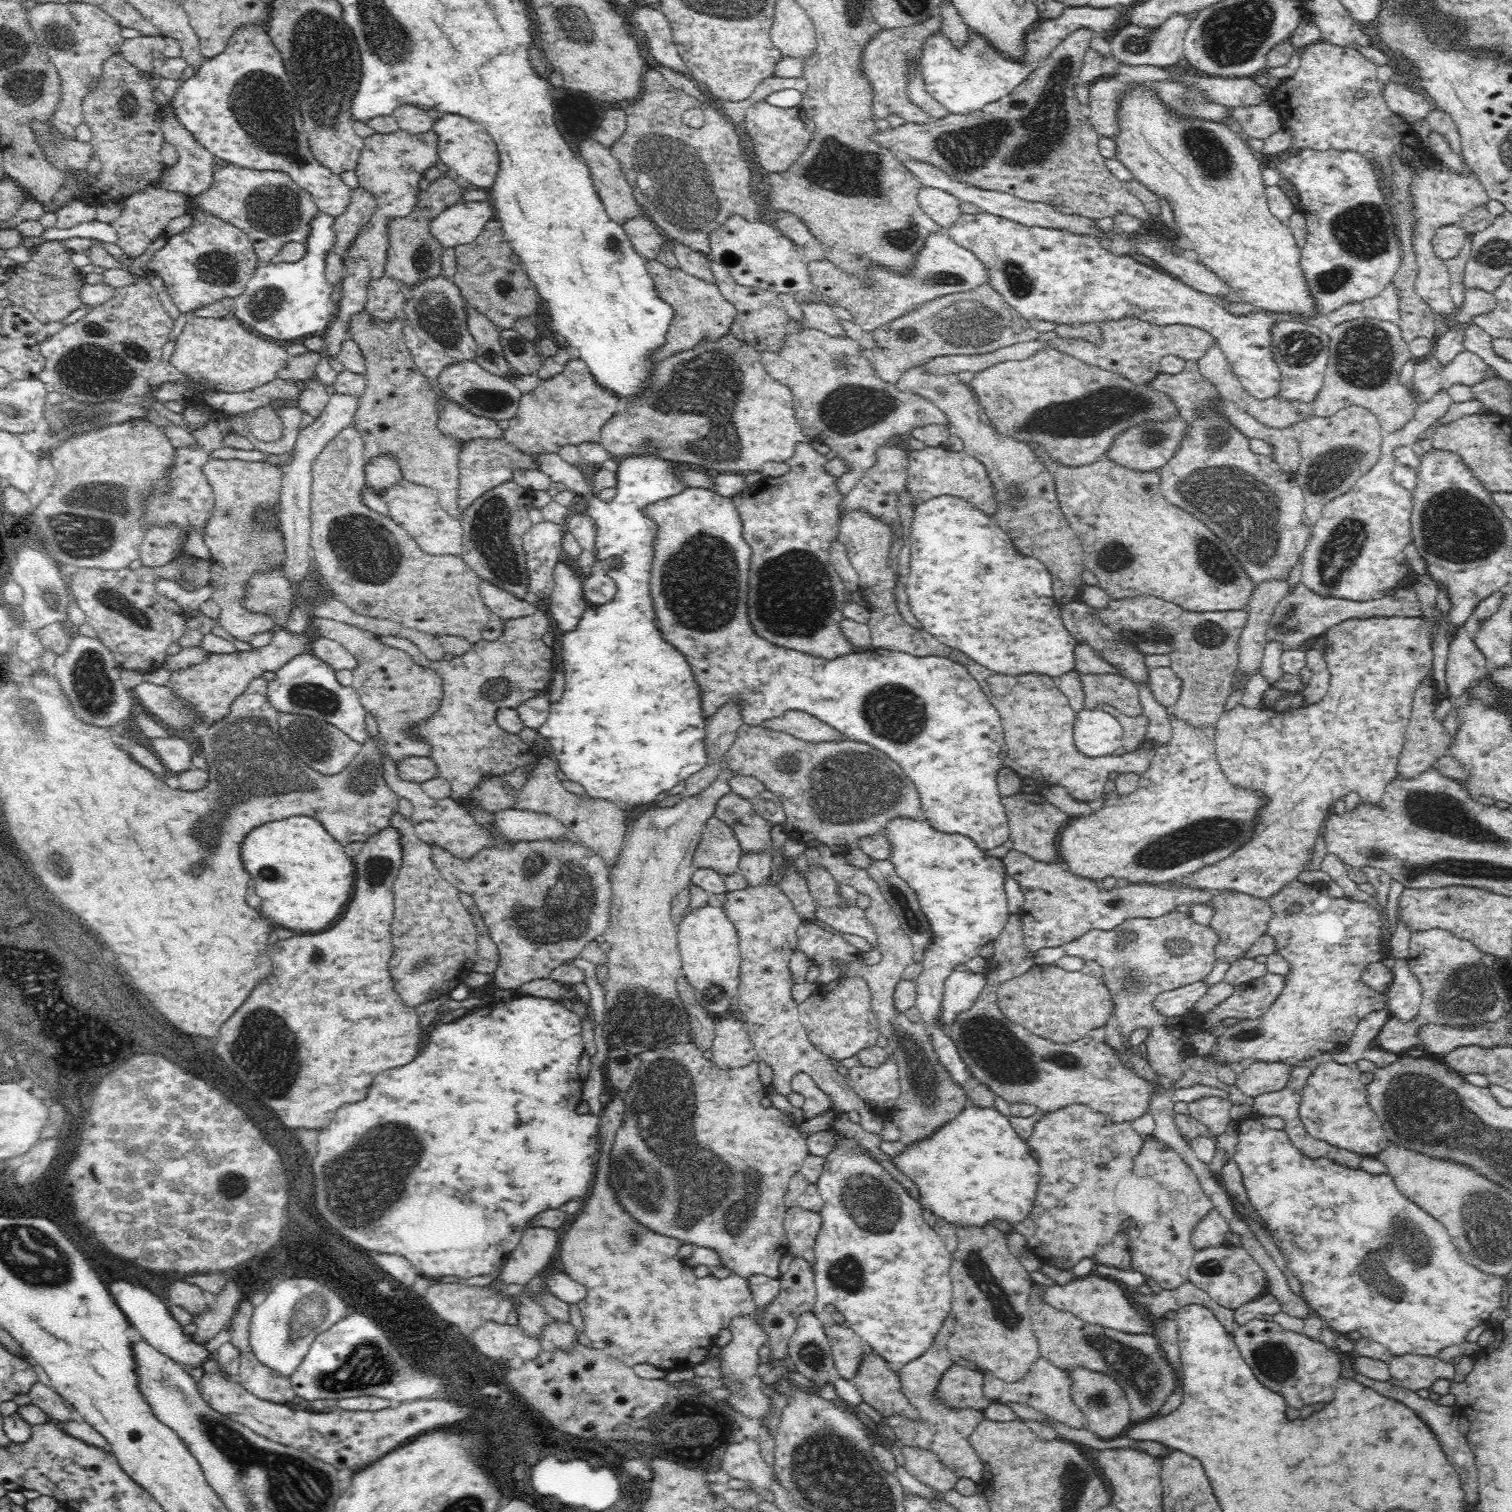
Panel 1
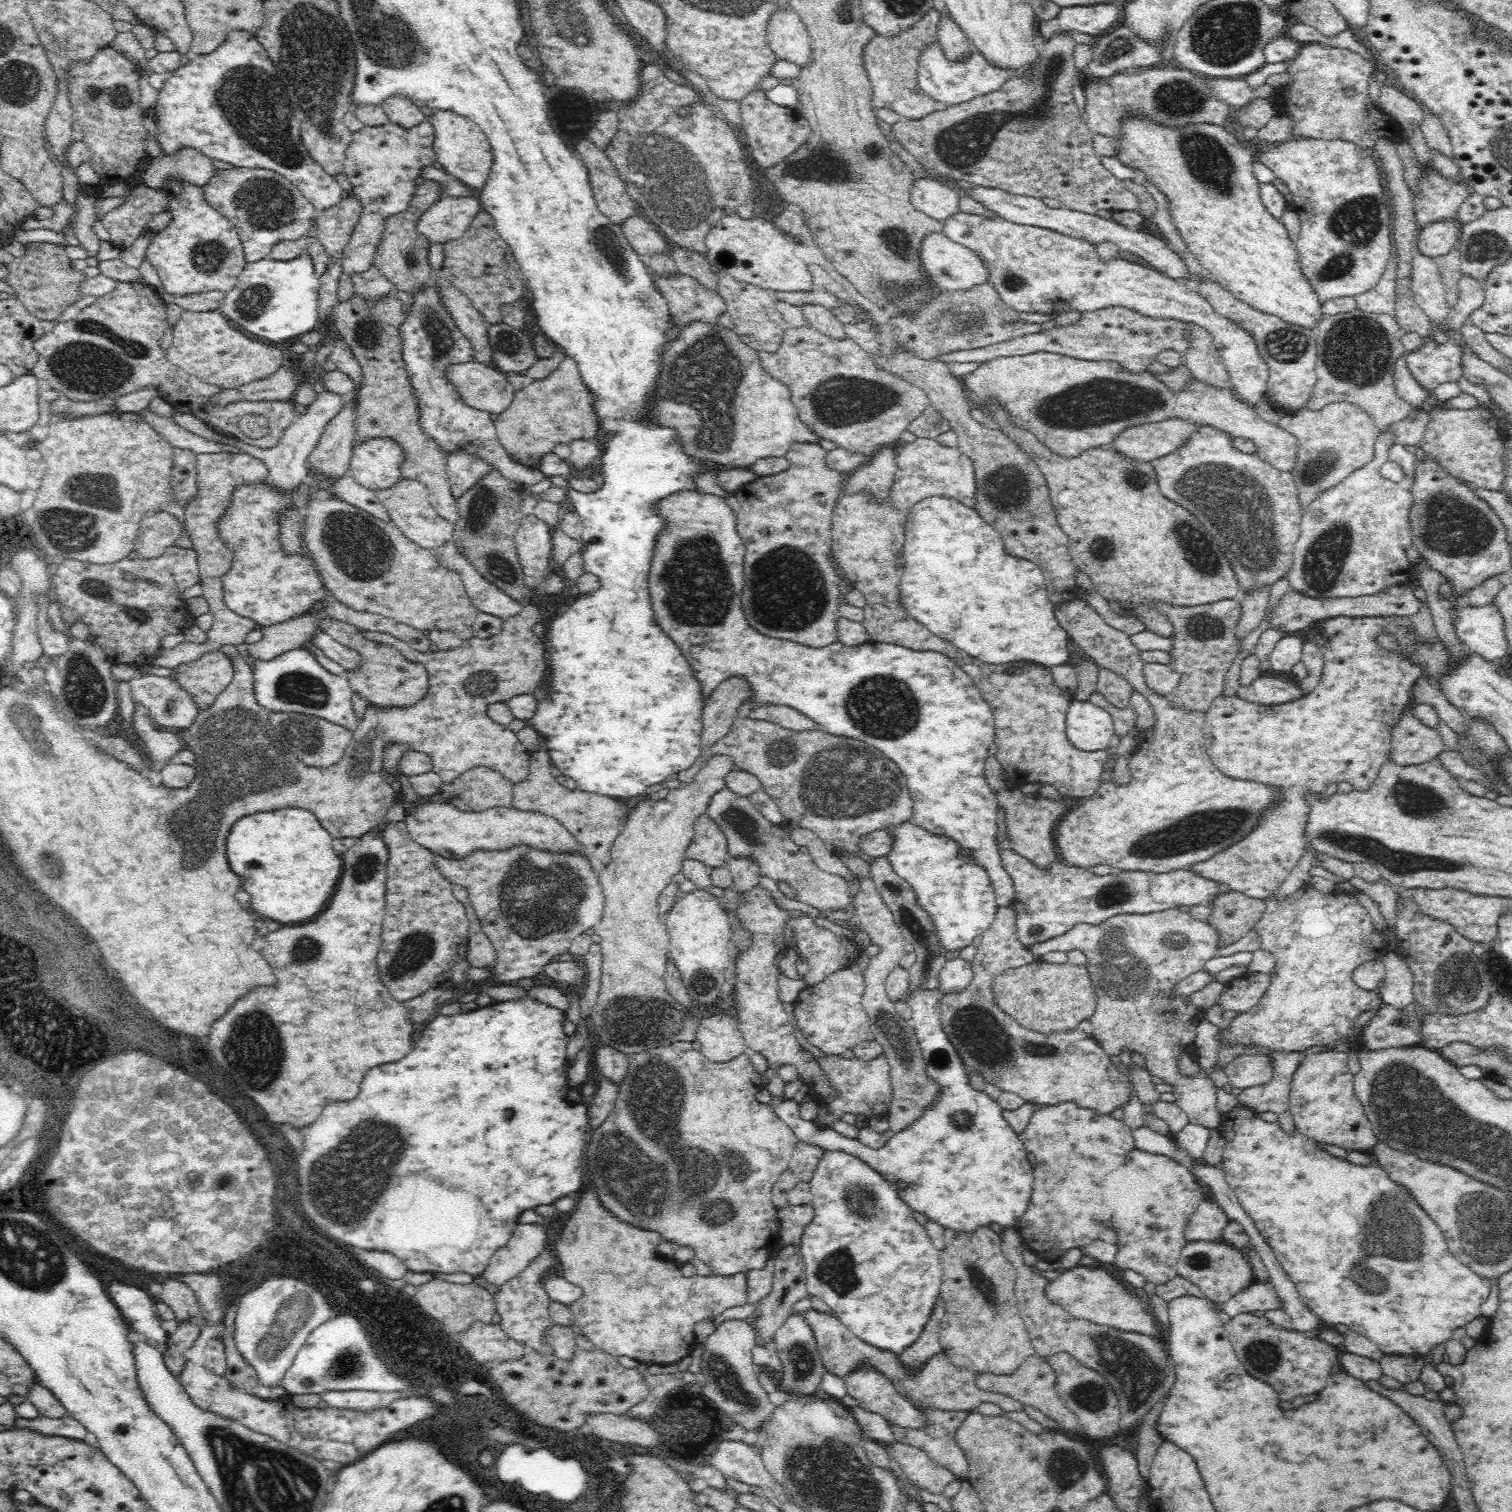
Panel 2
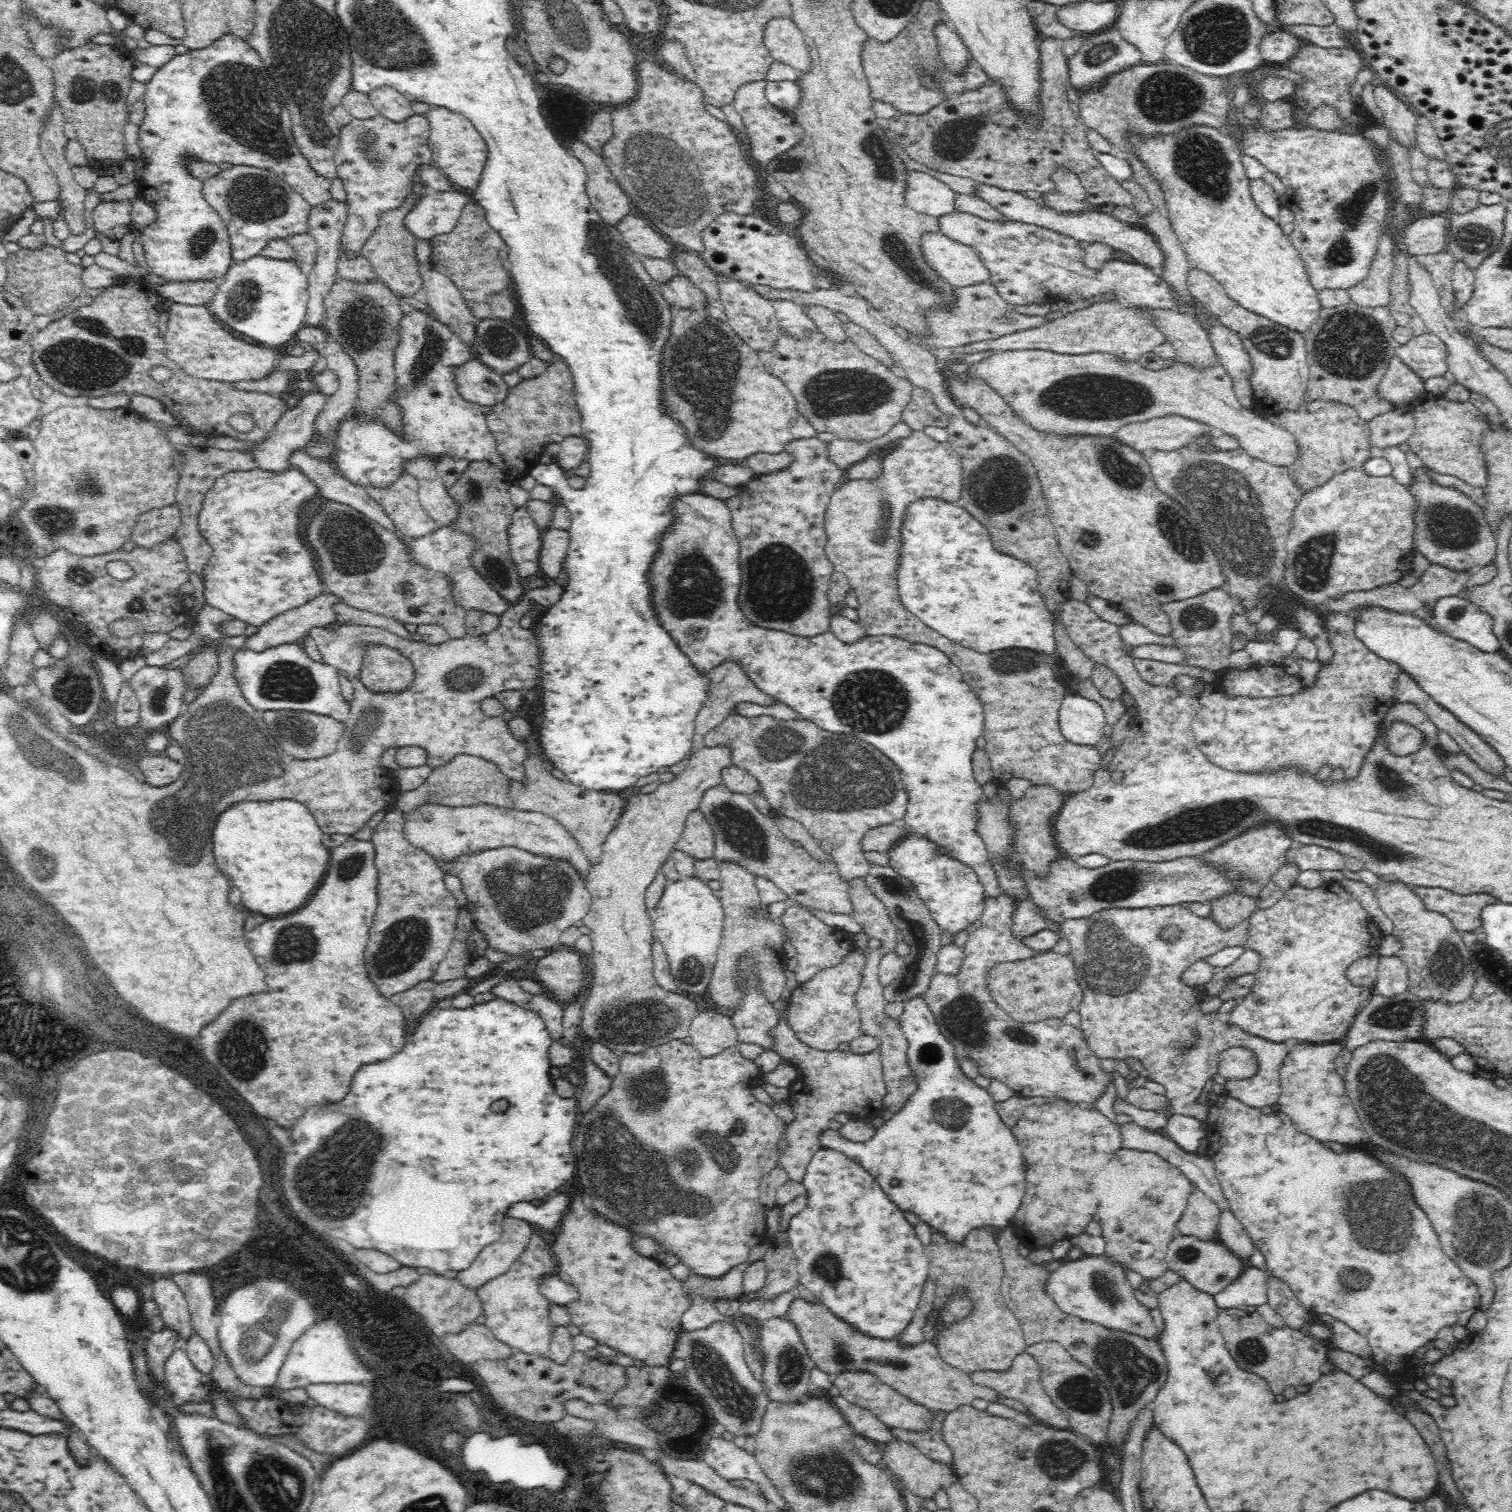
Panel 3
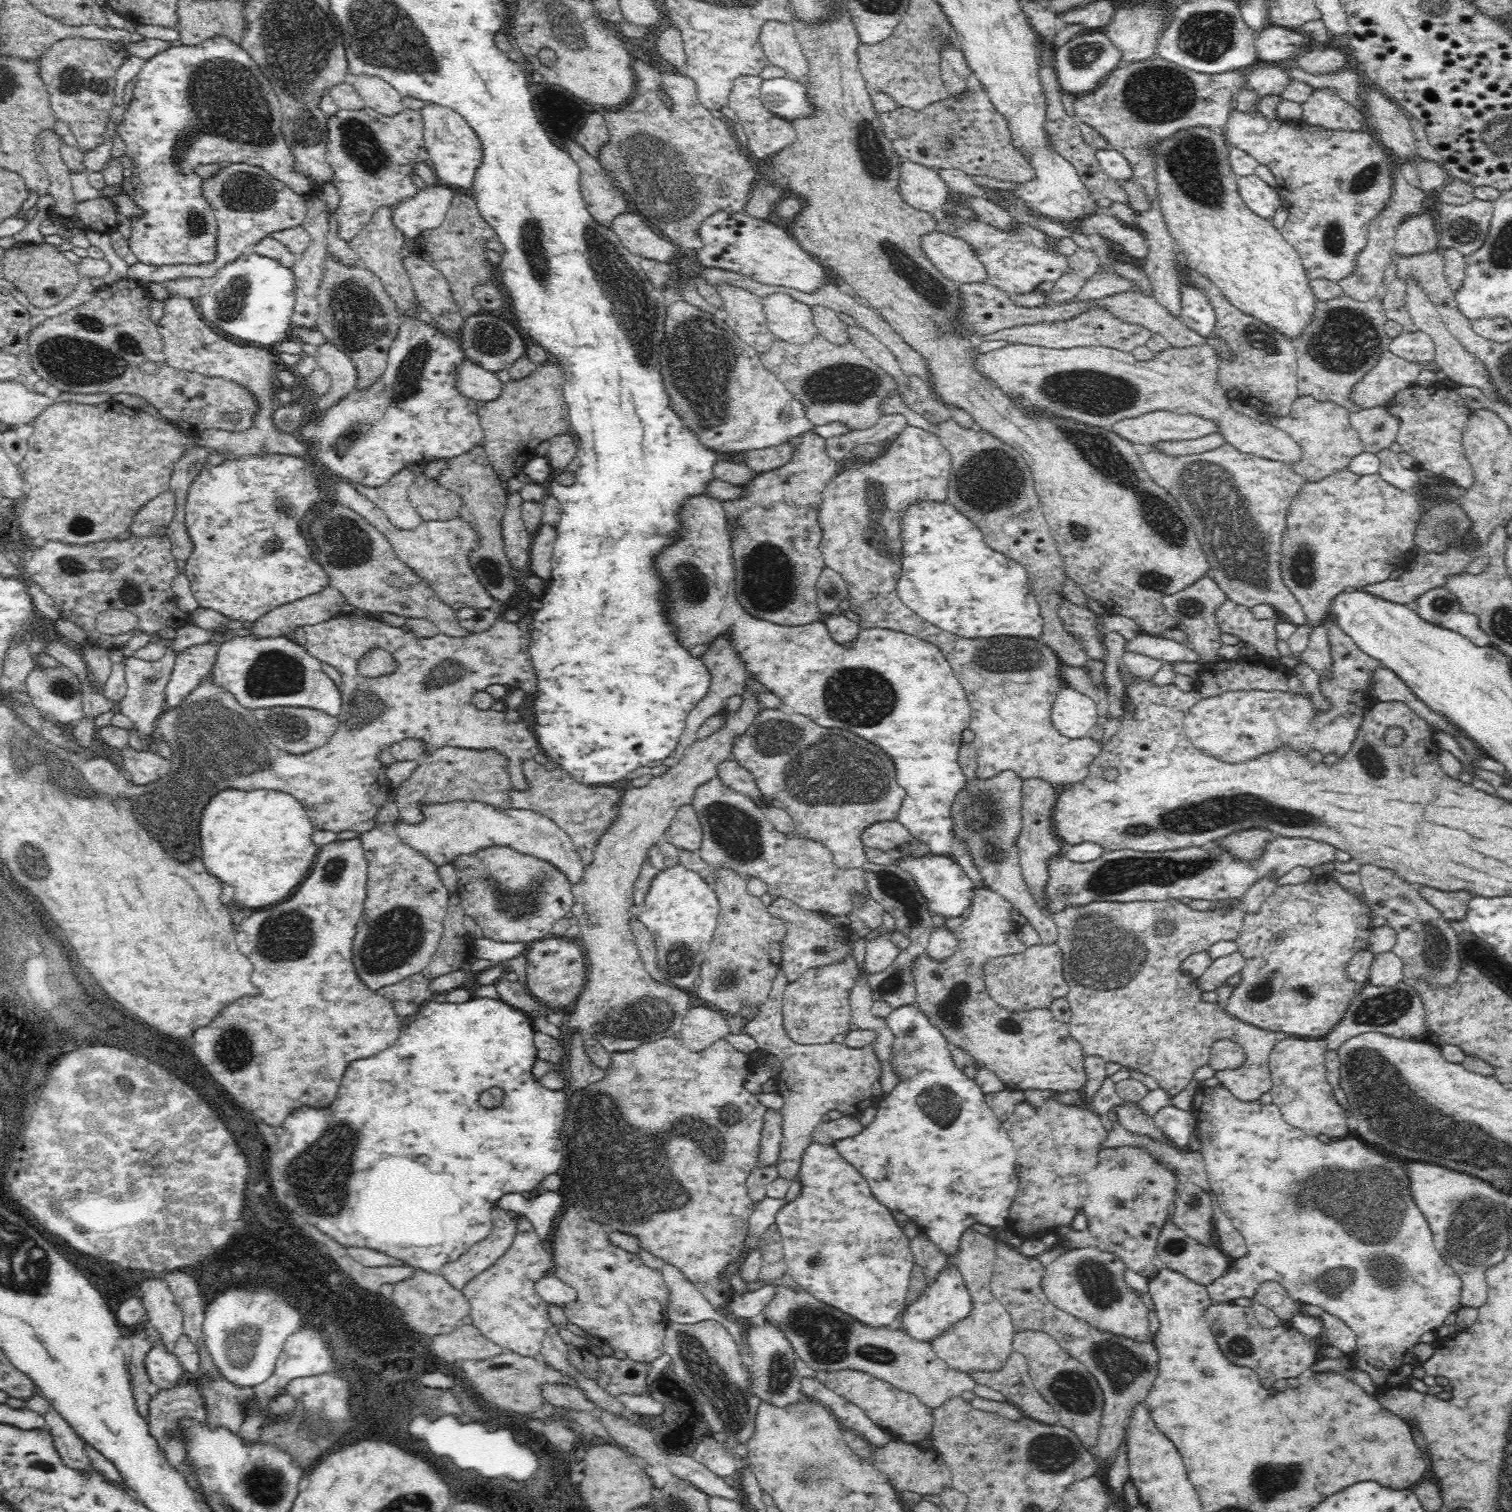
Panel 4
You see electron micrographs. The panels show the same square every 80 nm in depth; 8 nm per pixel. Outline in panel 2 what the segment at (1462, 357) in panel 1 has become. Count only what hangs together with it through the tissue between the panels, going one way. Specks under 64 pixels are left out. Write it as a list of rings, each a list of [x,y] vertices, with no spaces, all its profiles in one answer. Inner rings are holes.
[[[1432,335],[1424,337],[1421,343],[1411,351],[1406,351],[1400,358],[1406,361],[1407,367],[1424,388],[1433,389],[1441,382],[1455,382],[1461,378],[1461,370],[1459,367],[1459,346],[1450,342],[1437,342],[1432,340]]]

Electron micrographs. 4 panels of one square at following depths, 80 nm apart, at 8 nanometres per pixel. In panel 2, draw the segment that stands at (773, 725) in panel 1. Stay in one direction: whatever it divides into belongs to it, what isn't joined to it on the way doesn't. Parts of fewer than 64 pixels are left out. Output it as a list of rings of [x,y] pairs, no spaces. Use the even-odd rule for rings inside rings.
[[[773,704],[770,706],[756,706],[748,712],[750,718],[756,720],[767,720],[774,724],[782,725],[783,727],[790,727],[790,729],[804,730],[804,729],[818,729],[818,726],[804,714],[781,704]]]

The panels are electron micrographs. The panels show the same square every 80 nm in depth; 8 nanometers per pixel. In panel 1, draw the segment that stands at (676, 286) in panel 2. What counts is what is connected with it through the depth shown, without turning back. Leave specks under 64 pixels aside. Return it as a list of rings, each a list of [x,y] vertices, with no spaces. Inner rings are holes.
[[[655,259],[648,260],[648,272],[655,282],[659,297],[664,299],[673,311],[673,318],[665,336],[666,344],[656,354],[658,358],[652,360],[660,361],[660,358],[668,356],[670,352],[676,352],[680,348],[687,349],[706,335],[716,339],[730,332],[730,326],[736,319],[736,309],[722,296],[717,285],[694,278],[678,267],[666,267]]]

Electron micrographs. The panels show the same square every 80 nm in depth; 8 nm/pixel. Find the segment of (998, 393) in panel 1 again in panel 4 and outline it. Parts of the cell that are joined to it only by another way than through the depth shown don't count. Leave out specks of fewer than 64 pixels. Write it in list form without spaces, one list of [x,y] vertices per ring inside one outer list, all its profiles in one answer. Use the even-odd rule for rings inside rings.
[[[1211,341],[1186,346],[1171,345],[1160,352],[1154,352],[1150,360],[1138,360],[1130,351],[1100,345],[1052,348],[1032,345],[1032,343],[1013,343],[979,354],[975,358],[975,364],[980,373],[992,377],[1000,389],[1016,395],[1018,402],[1026,411],[1046,409],[1048,413],[1072,417],[1086,425],[1098,425],[1108,429],[1112,429],[1111,426],[1120,419],[1155,410],[1198,414],[1202,418],[1214,420],[1218,424],[1219,434],[1240,452],[1286,464],[1293,464],[1301,456],[1300,445],[1283,430],[1270,423],[1266,424],[1238,414],[1228,406],[1228,400],[1232,396],[1224,394],[1219,384],[1215,382],[1217,366],[1215,366],[1215,353]]]

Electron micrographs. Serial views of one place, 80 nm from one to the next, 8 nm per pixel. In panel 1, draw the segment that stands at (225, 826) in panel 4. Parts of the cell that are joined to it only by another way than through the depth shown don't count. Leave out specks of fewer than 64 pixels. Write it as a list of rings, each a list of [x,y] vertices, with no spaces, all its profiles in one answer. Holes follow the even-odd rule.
[[[288,815],[270,819],[244,830],[244,838],[238,844],[238,856],[244,872],[250,876],[254,894],[260,896],[259,914],[273,921],[276,926],[296,931],[317,931],[327,927],[341,912],[351,893],[353,864],[338,842],[312,815]]]

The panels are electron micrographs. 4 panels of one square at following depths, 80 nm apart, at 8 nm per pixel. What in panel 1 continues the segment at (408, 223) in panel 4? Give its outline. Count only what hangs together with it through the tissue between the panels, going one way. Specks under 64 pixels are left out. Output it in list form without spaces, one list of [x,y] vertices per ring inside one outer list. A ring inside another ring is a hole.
[[[456,202],[436,213],[428,222],[432,239],[442,247],[468,244],[480,237],[483,224],[494,219],[493,208],[485,202]]]

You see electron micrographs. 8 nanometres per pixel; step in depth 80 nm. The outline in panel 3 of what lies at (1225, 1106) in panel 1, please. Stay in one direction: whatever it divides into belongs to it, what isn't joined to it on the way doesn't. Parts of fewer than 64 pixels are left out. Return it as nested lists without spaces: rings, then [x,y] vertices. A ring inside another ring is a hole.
[[[1173,905],[1143,906],[1138,908],[1106,907],[1094,911],[1089,917],[1074,917],[1064,919],[1061,922],[1061,932],[1054,935],[1045,930],[1034,932],[1030,936],[1024,936],[1021,941],[1036,951],[1047,951],[1057,941],[1064,938],[1072,947],[1072,959],[1076,967],[1077,981],[1080,983],[1081,997],[1077,1004],[1080,1026],[1078,1030],[1083,1041],[1086,1042],[1092,1054],[1097,1058],[1112,1058],[1112,1060],[1138,1060],[1142,1068],[1146,1068],[1151,1080],[1166,1088],[1165,1097],[1170,1102],[1170,1109],[1180,1114],[1196,1117],[1204,1122],[1205,1106],[1199,1102],[1204,1092],[1206,1082],[1216,1074],[1219,1052],[1227,1046],[1242,1046],[1252,1051],[1257,1062],[1257,1071],[1249,1077],[1226,1078],[1224,1080],[1224,1093],[1253,1107],[1263,1108],[1270,1104],[1277,1104],[1277,1098],[1281,1092],[1278,1082],[1278,1067],[1281,1065],[1284,1053],[1292,1046],[1294,1041],[1284,1039],[1274,1041],[1260,1035],[1254,1035],[1240,1029],[1238,1025],[1230,1023],[1228,1017],[1219,1014],[1202,1013],[1200,1003],[1202,993],[1198,987],[1191,987],[1182,981],[1182,971],[1186,970],[1192,962],[1202,960],[1217,954],[1228,947],[1244,946],[1244,938],[1248,936],[1248,924],[1246,919],[1240,919],[1231,927],[1222,927],[1211,917],[1198,917],[1192,913],[1188,906]],[[1128,968],[1142,968],[1142,974],[1132,972]],[[1140,978],[1140,984],[1122,994],[1122,988],[1126,990],[1128,982],[1136,982]],[[1122,984],[1122,986],[1116,986]],[[1118,988],[1118,990],[1116,990]],[[1112,990],[1112,991],[1111,991]],[[1144,994],[1144,996],[1142,996]]]

